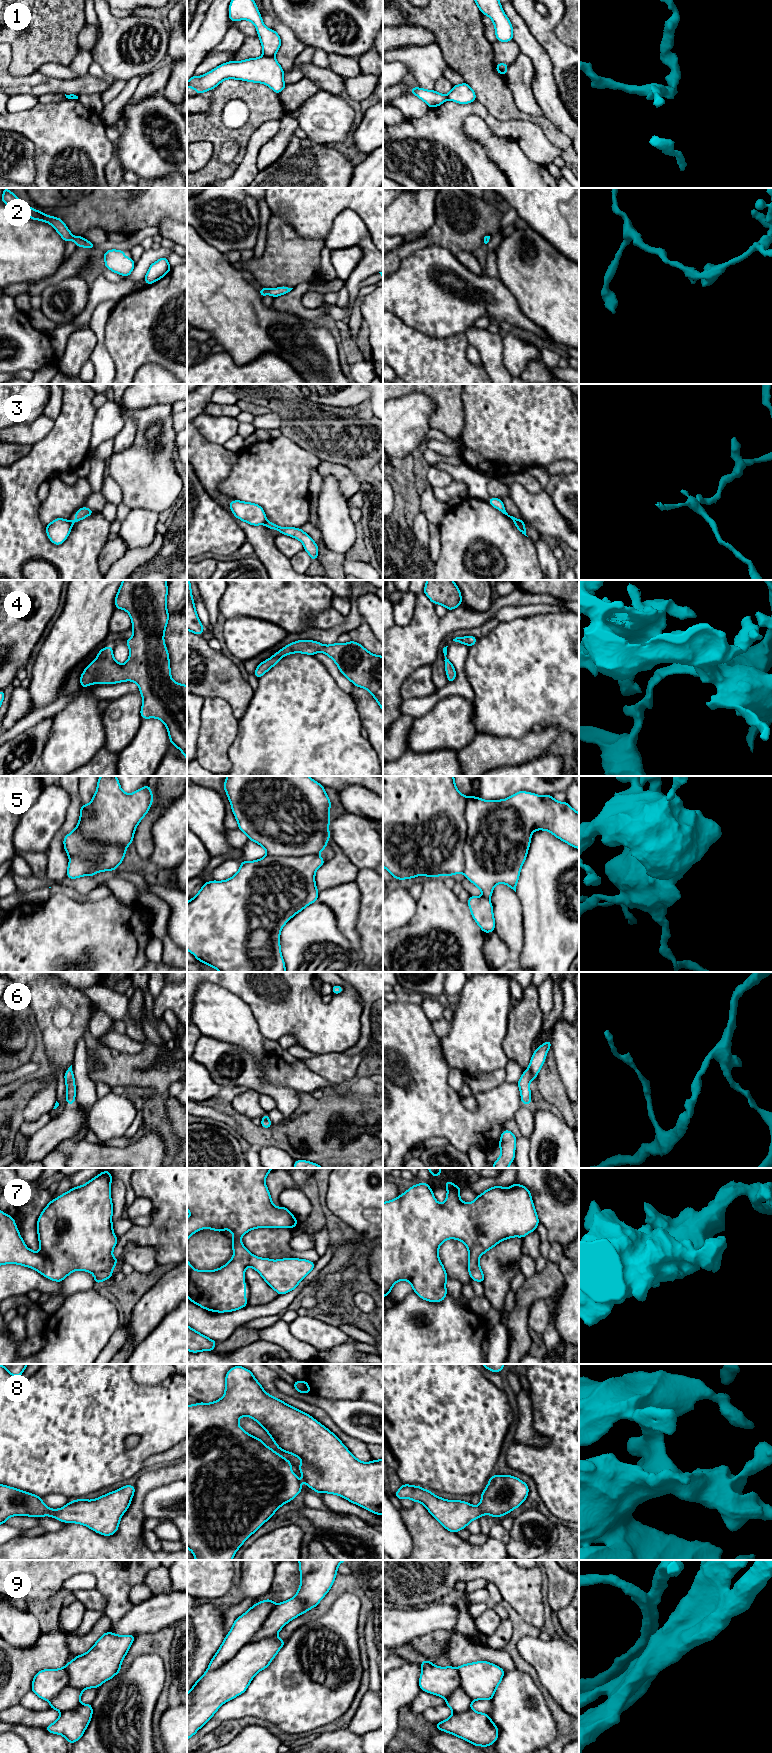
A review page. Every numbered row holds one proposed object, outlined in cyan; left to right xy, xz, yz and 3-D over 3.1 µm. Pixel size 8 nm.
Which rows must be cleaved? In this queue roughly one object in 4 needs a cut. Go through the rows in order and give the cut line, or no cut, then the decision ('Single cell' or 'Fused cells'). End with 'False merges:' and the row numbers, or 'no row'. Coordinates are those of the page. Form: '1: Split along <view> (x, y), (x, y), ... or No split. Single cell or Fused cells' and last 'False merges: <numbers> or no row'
1: Split along xz (263, 55), (273, 57). Fused cells
2: No split. Single cell
3: Split along xz (267, 520), (265, 524). Fused cells
4: No split. Single cell
5: Split along xy (88, 804), (91, 813), (80, 825), (84, 841), (126, 847). Fused cells
6: No split. Single cell
7: No split. Single cell
8: No split. Single cell
9: No split. Single cell
False merges: 1, 3, 5

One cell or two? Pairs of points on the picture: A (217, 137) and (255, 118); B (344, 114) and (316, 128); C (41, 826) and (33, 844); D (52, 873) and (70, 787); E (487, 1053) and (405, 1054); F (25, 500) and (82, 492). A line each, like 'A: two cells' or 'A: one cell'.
A: one cell
B: one cell
C: one cell
D: one cell
E: two cells
F: two cells

